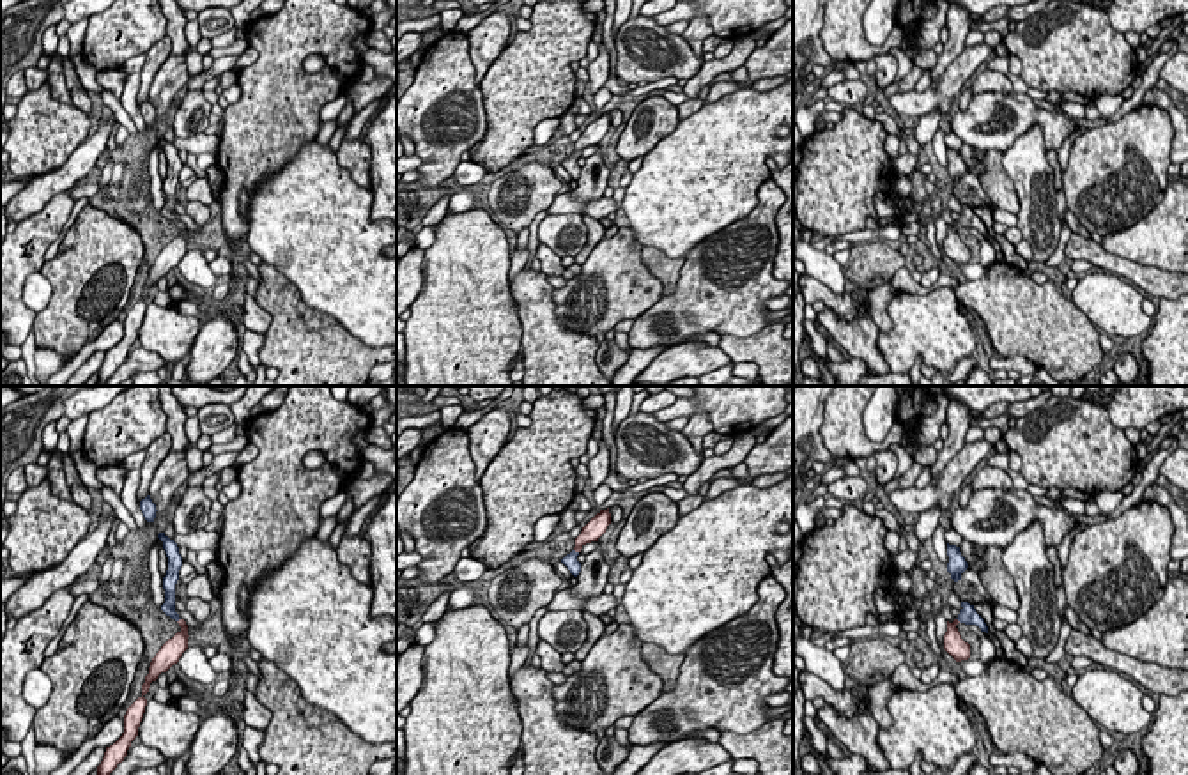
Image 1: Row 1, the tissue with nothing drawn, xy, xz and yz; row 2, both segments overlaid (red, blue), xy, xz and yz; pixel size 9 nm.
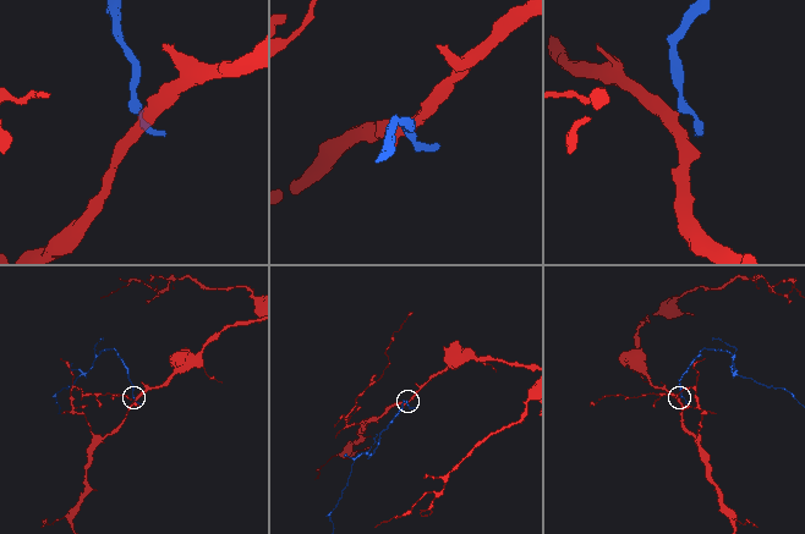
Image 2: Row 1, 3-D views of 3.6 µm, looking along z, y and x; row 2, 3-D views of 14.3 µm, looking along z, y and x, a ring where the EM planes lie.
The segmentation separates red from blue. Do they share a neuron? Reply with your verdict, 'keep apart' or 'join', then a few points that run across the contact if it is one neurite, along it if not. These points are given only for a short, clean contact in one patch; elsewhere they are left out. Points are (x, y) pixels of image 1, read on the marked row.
join; line xz (594, 529), (576, 551), (570, 561)

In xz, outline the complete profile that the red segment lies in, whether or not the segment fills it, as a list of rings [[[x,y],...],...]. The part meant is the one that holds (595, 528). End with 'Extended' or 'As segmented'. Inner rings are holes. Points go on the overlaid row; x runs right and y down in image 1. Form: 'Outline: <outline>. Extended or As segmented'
Outline: [[[600,510],[581,531],[575,538],[575,547],[570,554],[567,554],[561,563],[570,570],[574,577],[581,572],[581,563],[577,556],[586,543],[598,541],[598,538],[606,533],[607,526],[611,524],[611,513],[607,510]]]. Extended

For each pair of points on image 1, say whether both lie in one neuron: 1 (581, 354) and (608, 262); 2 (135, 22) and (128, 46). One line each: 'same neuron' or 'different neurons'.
1: different neurons
2: same neuron

